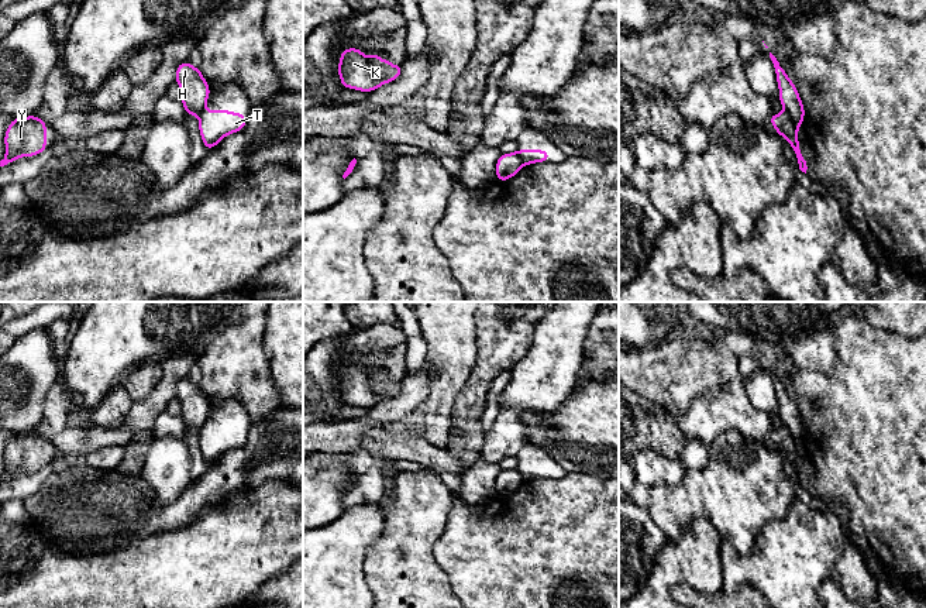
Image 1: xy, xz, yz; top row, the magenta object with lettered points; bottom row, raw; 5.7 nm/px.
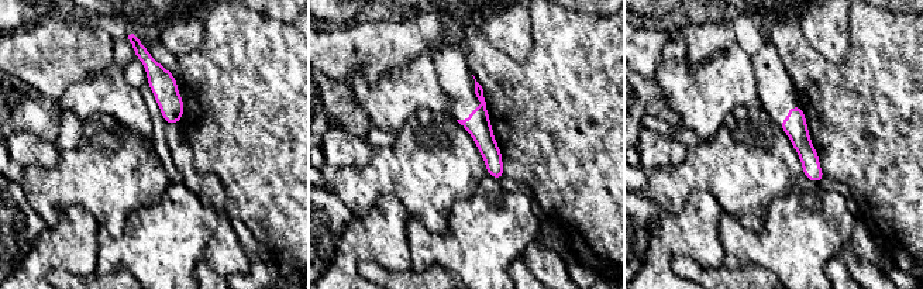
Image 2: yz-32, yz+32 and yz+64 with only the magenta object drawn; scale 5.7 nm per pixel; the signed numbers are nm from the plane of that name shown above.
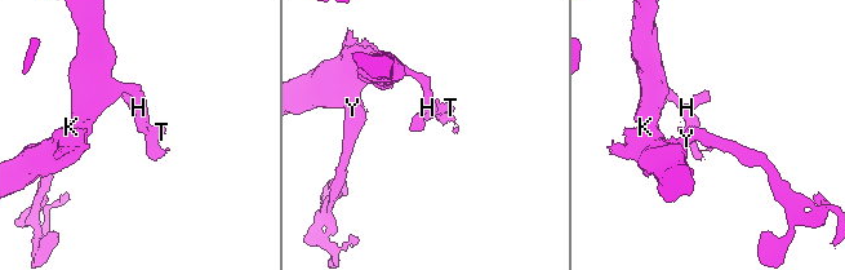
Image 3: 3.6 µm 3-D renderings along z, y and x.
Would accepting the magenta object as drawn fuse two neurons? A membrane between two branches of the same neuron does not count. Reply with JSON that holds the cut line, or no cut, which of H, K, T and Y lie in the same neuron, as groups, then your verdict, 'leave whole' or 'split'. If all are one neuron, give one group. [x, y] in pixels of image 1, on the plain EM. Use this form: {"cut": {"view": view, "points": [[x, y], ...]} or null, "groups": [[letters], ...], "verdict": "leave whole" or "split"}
{"cut": {"view": "yz", "points": [[785, 425], [797, 443]]}, "groups": [["H", "K", "Y"], ["T"]], "verdict": "split"}

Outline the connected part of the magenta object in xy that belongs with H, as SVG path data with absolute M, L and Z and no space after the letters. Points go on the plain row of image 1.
M183 377L176 384L175 398L180 402L180 418L185 422L185 429L199 432L210 412L210 402L203 394L200 384Z

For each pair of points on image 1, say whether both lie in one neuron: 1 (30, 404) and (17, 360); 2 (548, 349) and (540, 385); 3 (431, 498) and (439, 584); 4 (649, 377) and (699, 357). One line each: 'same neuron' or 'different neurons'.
1: same neuron
2: same neuron
3: same neuron
4: same neuron

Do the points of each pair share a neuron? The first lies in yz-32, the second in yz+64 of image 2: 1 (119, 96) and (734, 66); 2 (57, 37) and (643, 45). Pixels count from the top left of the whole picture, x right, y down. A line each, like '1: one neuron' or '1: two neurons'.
1: one neuron
2: one neuron

